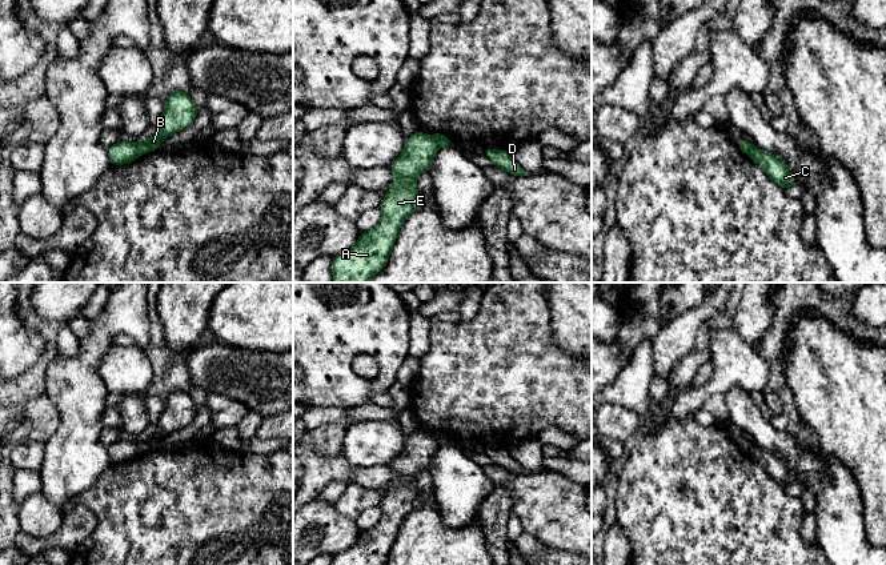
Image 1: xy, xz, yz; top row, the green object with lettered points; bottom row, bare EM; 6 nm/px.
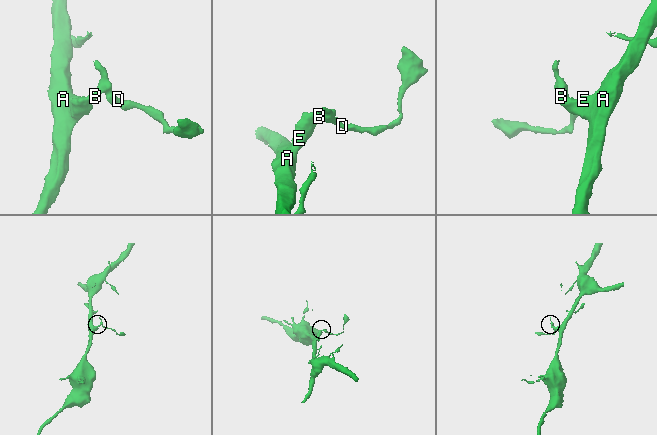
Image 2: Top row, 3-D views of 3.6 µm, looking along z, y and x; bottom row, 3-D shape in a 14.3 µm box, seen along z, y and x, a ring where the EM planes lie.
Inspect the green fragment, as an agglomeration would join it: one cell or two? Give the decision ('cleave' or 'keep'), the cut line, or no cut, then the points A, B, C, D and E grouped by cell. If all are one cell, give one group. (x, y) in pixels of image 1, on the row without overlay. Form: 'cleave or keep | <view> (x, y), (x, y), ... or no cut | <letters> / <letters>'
cleave | xy (135, 443), (140, 453) | A C E / B D

